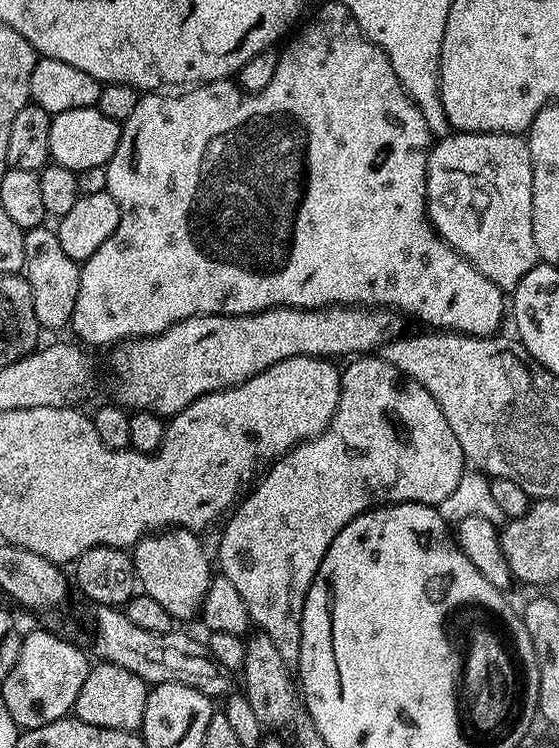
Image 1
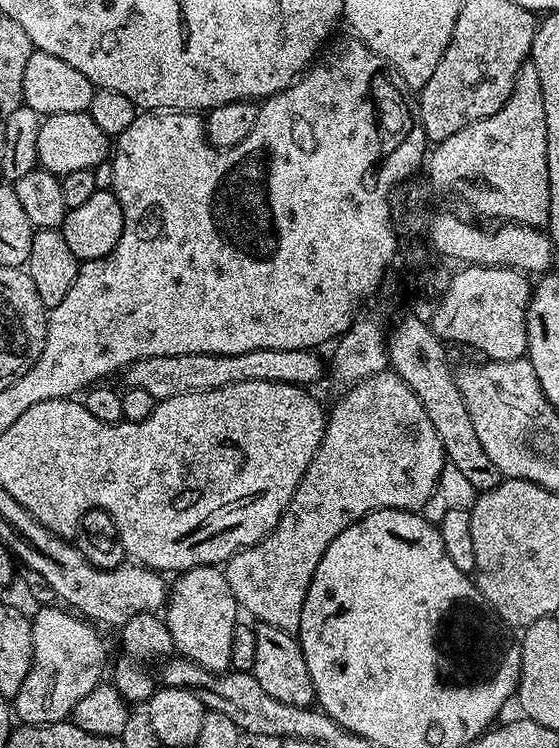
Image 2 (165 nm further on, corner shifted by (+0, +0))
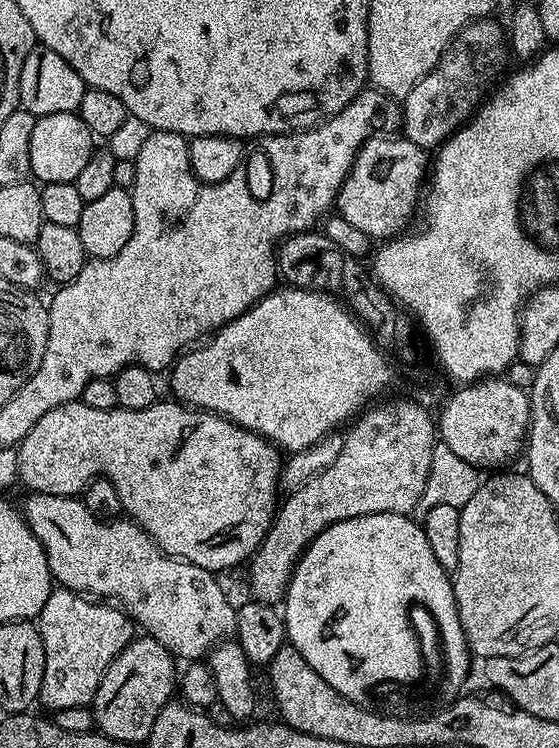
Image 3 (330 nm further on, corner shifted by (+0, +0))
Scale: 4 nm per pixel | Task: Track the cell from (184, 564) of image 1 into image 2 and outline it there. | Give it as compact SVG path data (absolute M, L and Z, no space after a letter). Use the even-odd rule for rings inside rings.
M207 564L179 573L171 581L162 619L168 623L173 649L181 657L211 672L226 672L232 668L230 638L238 623L238 605L223 571Z

